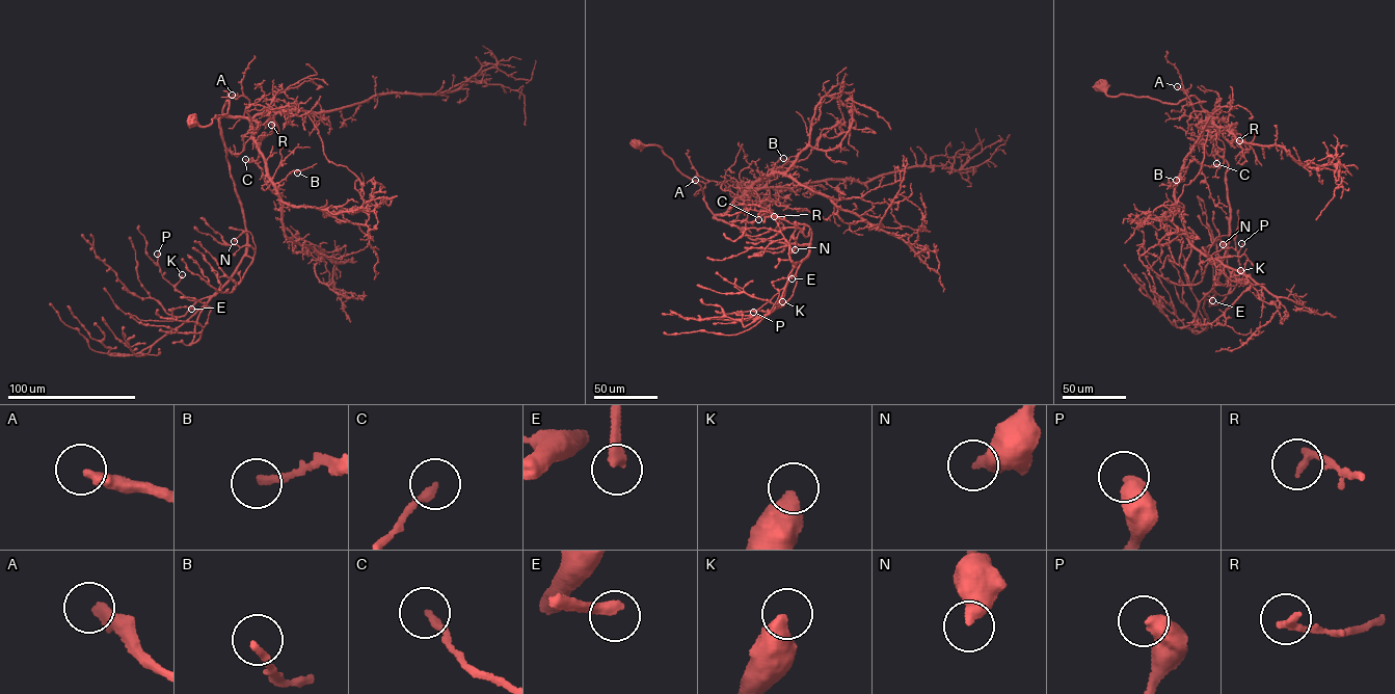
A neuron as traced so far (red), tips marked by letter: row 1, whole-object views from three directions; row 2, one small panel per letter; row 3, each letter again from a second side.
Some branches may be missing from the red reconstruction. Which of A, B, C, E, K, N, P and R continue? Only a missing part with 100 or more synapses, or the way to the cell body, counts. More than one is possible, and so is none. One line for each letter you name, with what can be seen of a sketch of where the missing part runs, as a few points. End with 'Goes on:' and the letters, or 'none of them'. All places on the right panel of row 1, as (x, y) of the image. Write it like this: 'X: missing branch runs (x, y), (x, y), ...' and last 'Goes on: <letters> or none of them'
E: missing branch runs (1212, 300), (1230, 295), (1235, 289), (1234, 278), (1214, 216), (1203, 197)
Goes on: E

